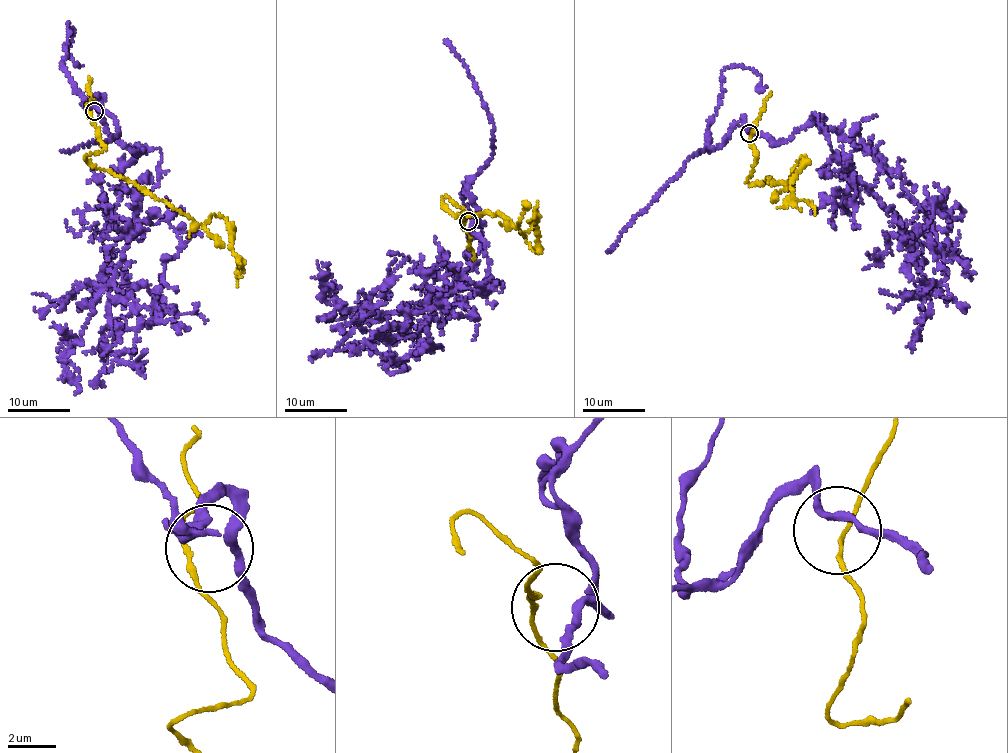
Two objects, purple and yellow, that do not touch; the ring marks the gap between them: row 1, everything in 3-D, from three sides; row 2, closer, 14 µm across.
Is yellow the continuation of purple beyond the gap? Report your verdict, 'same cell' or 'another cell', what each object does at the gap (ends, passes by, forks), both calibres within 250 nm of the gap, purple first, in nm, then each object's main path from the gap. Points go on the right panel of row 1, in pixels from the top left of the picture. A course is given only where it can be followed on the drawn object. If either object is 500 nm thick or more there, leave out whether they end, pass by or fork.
same cell; purple passes by; yellow passes by; calibres 360 and 180 nm; course purple (748, 131), (775, 143), (810, 125), (840, 133), (904, 177), (929, 215), (947, 272), (888, 305); course yellow (749, 136), (756, 159), (747, 181), (788, 181), (802, 156), (791, 194), (815, 214)

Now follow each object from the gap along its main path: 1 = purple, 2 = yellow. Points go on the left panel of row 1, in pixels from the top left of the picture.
1: (98, 110), (107, 130), (143, 152), (125, 166), (126, 188), (101, 238), (112, 330), (104, 349), (144, 368)
2: (90, 112), (105, 149), (84, 159), (200, 225), (222, 216), (240, 266), (236, 286)

